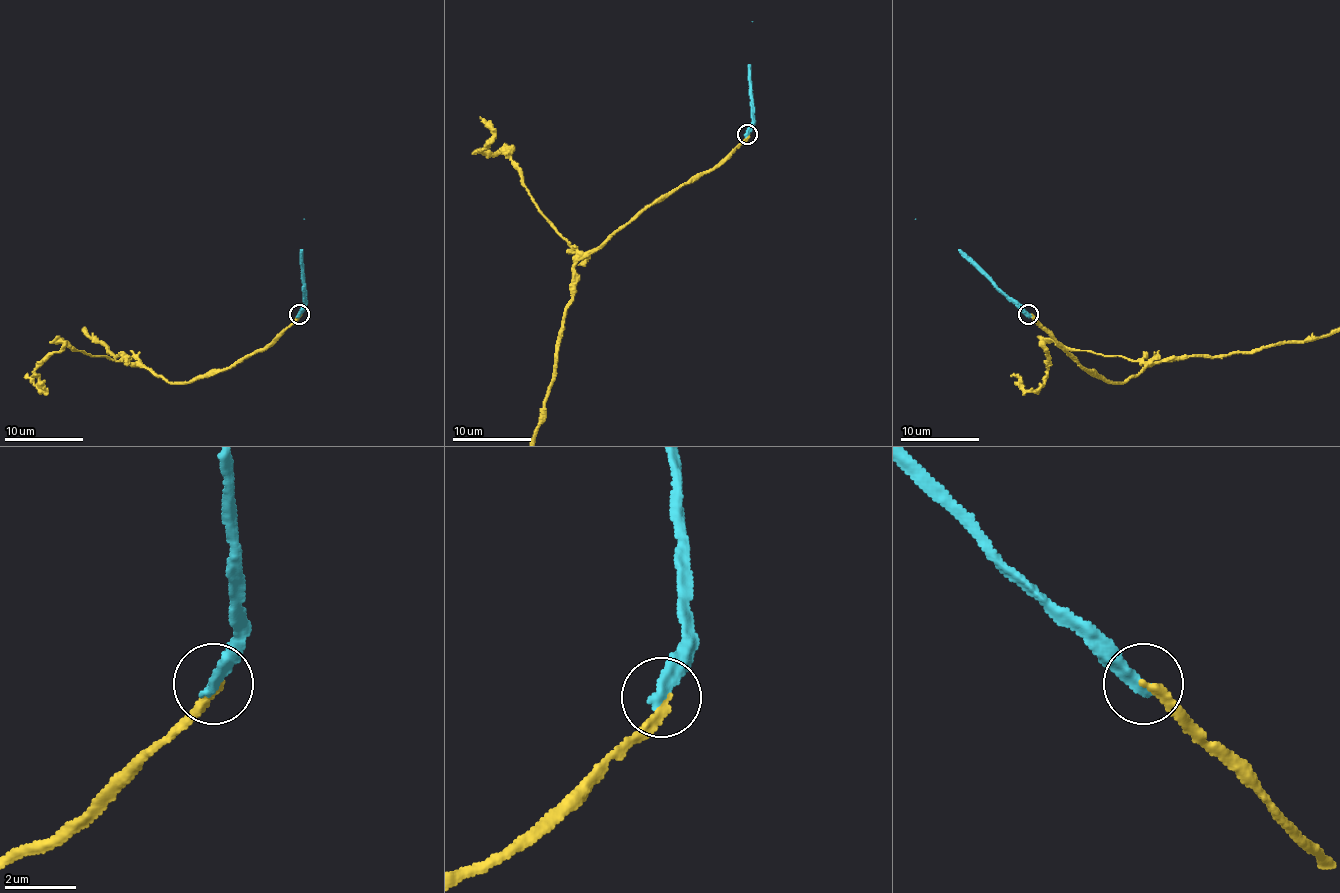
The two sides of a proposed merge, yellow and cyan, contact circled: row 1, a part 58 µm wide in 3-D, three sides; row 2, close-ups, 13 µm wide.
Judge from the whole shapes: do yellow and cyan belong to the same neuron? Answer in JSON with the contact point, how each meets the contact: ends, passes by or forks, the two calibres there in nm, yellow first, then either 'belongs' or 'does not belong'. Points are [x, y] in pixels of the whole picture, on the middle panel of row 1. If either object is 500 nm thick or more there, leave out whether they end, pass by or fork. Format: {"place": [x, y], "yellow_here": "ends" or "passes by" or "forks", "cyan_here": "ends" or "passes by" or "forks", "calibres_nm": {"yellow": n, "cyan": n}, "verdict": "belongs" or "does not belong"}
{"place": [747, 134], "yellow_here": "ends", "cyan_here": "ends", "calibres_nm": {"yellow": 240, "cyan": 360}, "verdict": "does not belong"}

